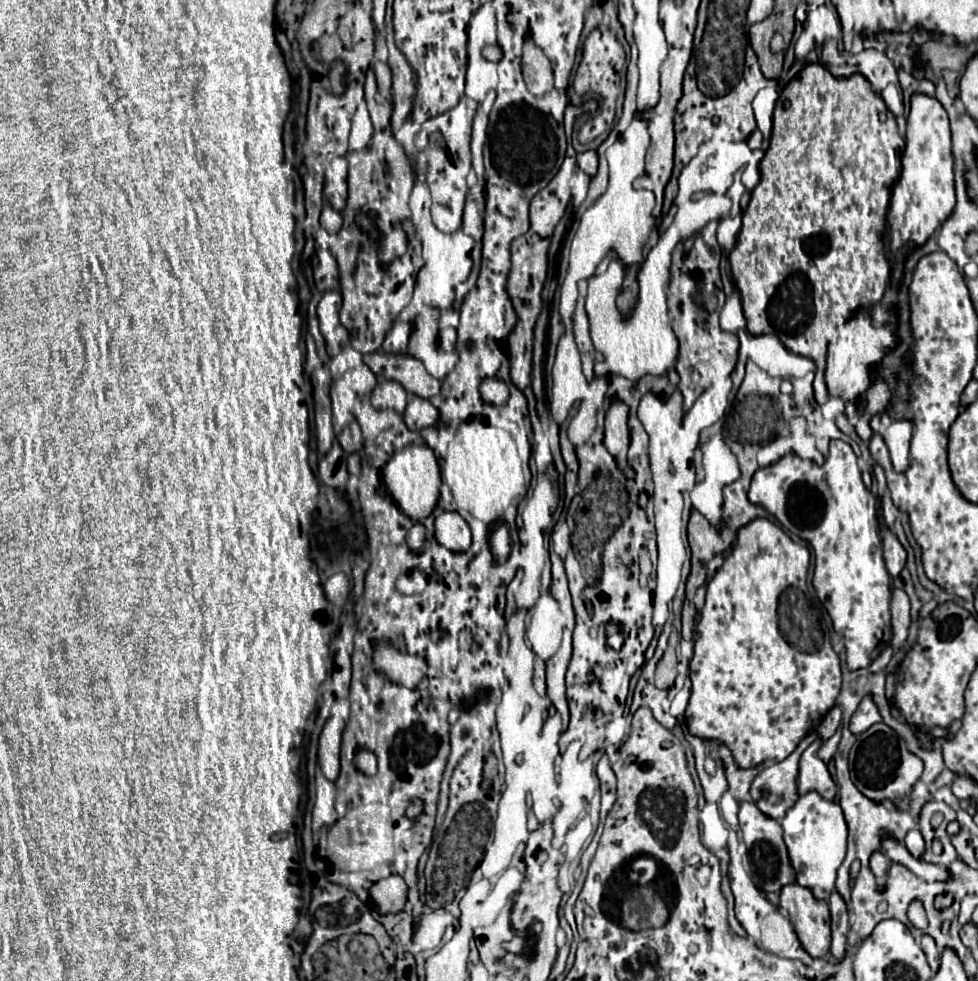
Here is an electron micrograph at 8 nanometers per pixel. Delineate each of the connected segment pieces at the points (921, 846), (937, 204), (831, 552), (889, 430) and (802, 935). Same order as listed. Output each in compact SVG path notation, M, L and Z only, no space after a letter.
M909 830L909 834L905 836L905 846L911 852L913 858L921 858L925 852L925 842L919 830Z
M927 94L911 96L911 112L907 118L905 154L901 160L901 178L893 186L889 206L889 250L901 250L903 256L923 246L927 238L947 220L955 206L953 186L953 154L951 154L951 130L945 108Z
M831 440L829 454L821 466L817 466L813 460L803 460L797 454L785 454L779 462L759 468L753 474L749 500L763 506L781 522L785 530L797 534L811 546L815 554L813 588L815 592L819 592L819 600L825 604L835 630L845 638L847 666L851 670L867 668L891 642L891 576L881 556L881 538L877 532L877 502L861 480L853 448L843 440Z
M883 412L883 414L875 414L870 419L869 425L873 432L877 432L885 438L893 468L897 472L907 470L907 466L909 466L909 440L911 440L911 432L913 432L911 422L909 420L893 420L889 412Z
M787 884L779 892L779 908L789 914L801 946L811 958L823 958L831 946L831 918L827 902L815 900L811 890Z

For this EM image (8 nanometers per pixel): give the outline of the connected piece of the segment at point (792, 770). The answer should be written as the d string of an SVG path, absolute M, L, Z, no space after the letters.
M801 744L783 762L771 764L755 776L751 784L751 798L765 816L773 820L781 820L785 812L797 802L799 798L797 772L799 772L799 758L803 750L805 746Z

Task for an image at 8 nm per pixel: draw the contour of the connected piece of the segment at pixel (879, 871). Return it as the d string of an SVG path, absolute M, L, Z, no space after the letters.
M875 852L875 854L871 856L871 870L875 872L877 879L885 880L887 868L889 868L889 858L887 858L883 852Z

